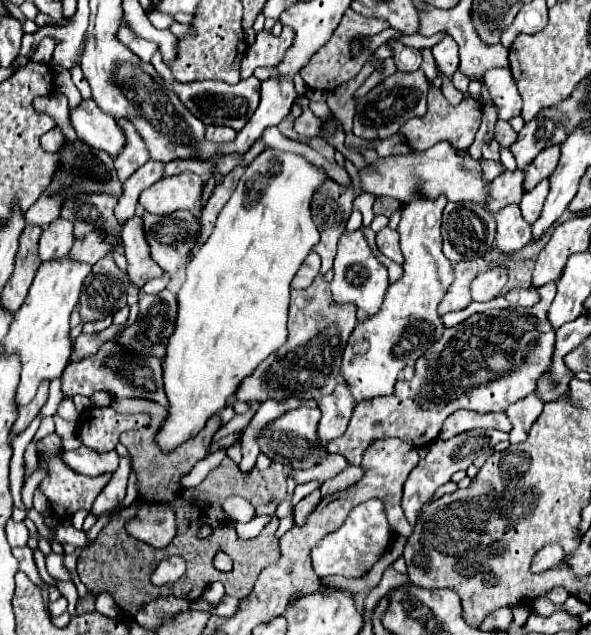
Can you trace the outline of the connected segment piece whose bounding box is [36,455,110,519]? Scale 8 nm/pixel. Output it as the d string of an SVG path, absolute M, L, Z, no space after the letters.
M40 455L38 467L46 467L48 475L40 481L38 489L50 501L50 507L56 517L70 517L78 509L92 509L94 499L110 481L110 475L86 477L74 473L64 465L62 455Z

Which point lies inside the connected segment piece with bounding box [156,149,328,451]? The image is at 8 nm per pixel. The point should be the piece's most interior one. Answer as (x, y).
(232, 308)

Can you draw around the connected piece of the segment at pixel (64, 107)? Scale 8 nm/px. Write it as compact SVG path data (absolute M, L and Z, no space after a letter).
M53 91L46 97L37 97L34 99L34 107L41 113L50 115L69 141L74 142L78 139L70 122L68 100L64 95Z

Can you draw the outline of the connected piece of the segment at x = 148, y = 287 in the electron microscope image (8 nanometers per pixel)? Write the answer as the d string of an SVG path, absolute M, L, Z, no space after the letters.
M164 273L162 277L152 279L150 283L146 283L146 285L140 289L140 293L158 293L160 289L164 289L164 287L166 287L166 283L168 283L168 275Z

